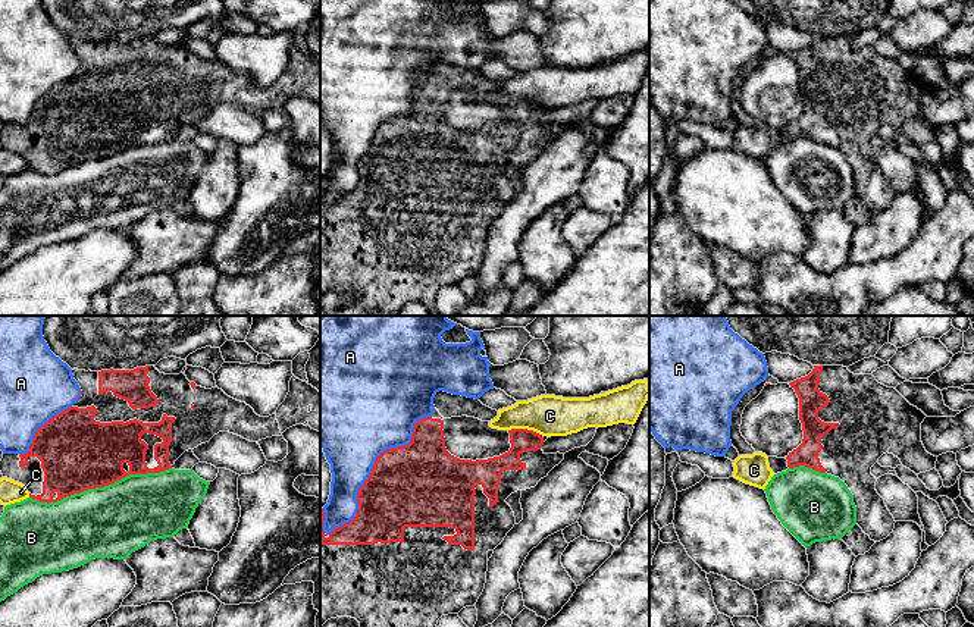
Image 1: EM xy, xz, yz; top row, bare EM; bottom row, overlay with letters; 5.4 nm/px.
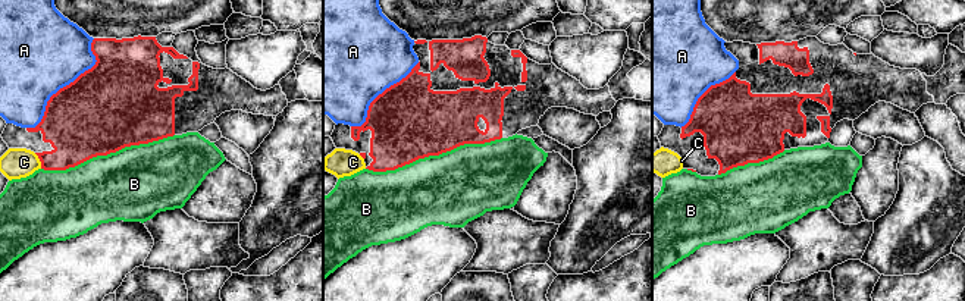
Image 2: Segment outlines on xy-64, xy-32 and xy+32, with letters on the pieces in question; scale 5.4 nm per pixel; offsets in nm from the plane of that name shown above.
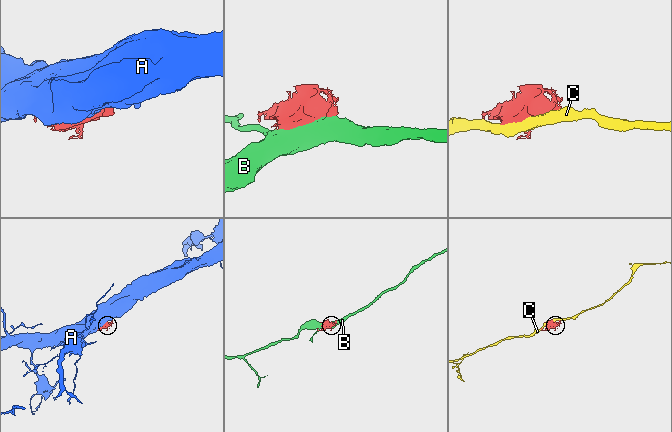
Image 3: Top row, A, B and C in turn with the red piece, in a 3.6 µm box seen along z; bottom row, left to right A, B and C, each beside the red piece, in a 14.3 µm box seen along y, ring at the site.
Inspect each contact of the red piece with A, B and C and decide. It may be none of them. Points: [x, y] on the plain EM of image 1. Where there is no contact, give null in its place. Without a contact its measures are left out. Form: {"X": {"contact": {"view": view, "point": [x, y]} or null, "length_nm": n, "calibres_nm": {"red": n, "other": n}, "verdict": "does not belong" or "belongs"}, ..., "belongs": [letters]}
{"A": {"contact": {"view": "xz", "point": [373, 138]}, "length_nm": 850, "calibres_nm": {"red": 460, "other": 420}, "verdict": "does not belong"}, "B": {"contact": {"view": "xy", "point": [100, 157]}, "length_nm": 800, "calibres_nm": {"red": 400, "other": 400}, "verdict": "does not belong"}, "C": {"contact": {"view": "xz", "point": [526, 100]}, "length_nm": 190, "calibres_nm": {"red": 130, "other": 220}, "verdict": "does not belong"}, "belongs": []}

